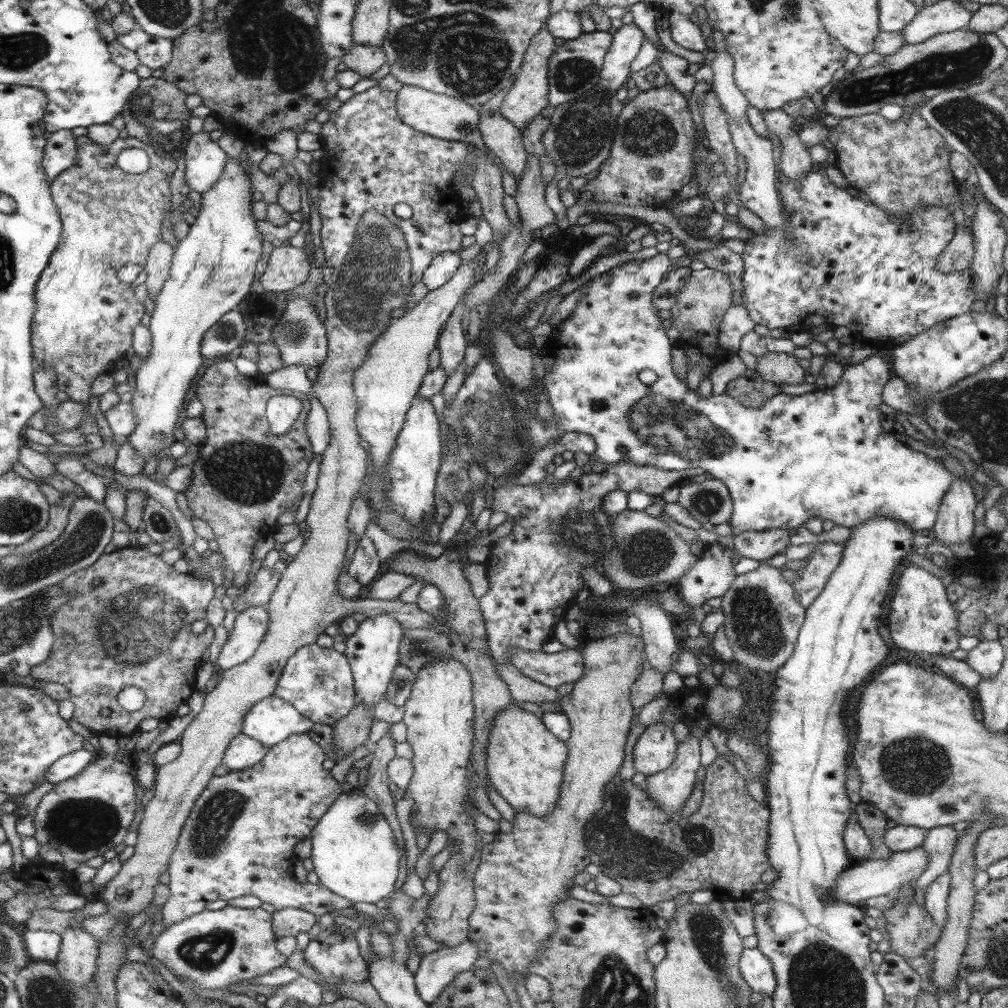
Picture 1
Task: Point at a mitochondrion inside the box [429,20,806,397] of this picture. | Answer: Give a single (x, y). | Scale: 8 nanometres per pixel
(583, 129)

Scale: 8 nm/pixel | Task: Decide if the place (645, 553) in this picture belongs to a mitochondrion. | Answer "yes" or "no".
yes

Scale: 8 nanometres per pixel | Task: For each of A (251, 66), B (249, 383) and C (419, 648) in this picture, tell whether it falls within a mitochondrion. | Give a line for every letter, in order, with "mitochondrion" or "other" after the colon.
A: other
B: other
C: mitochondrion

